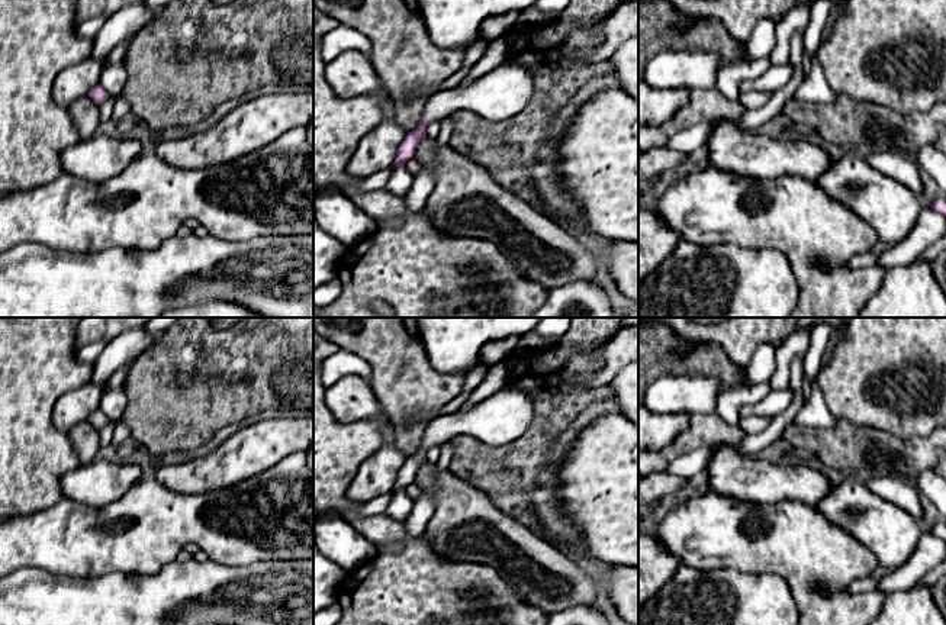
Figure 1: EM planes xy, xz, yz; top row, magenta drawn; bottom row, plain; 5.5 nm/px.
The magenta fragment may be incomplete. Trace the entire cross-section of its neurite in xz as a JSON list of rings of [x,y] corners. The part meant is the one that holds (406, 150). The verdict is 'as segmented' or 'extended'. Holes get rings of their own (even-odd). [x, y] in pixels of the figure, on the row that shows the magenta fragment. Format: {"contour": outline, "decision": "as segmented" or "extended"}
{"contour": [[[505,59],[464,90],[450,88],[431,94],[425,103],[425,115],[415,131],[400,142],[392,170],[415,157],[425,141],[431,120],[441,120],[457,110],[472,110],[489,120],[503,120],[522,110],[531,99],[532,74],[519,64]]], "decision": "extended"}

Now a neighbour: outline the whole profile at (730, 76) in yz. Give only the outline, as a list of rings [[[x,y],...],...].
[[[770,57],[756,61],[736,61],[723,65],[717,74],[717,90],[728,100],[739,102],[743,80],[760,77],[772,65]]]

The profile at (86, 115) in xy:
[[[84,96],[68,107],[68,113],[81,139],[89,139],[96,135],[100,123],[100,104],[96,104],[89,96]]]

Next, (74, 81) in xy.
[[[87,58],[61,70],[52,84],[54,102],[67,109],[99,84],[103,64]]]

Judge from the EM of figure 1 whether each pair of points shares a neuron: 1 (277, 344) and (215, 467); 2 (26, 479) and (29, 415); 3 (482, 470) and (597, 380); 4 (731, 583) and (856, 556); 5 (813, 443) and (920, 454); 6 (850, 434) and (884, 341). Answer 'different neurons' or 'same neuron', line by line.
1: different neurons
2: same neuron
3: different neurons
4: different neurons
5: same neuron
6: different neurons

